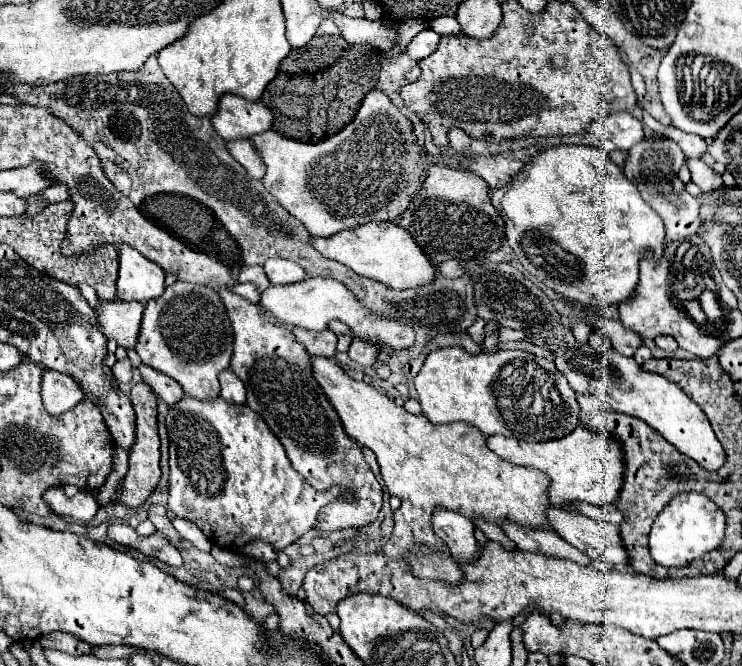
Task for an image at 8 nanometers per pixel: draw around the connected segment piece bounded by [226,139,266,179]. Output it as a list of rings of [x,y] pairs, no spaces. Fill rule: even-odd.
[[[248,139],[228,141],[226,147],[228,147],[230,155],[232,155],[242,167],[246,167],[246,171],[248,171],[248,175],[250,175],[252,179],[262,179],[262,177],[264,177],[264,171],[266,171],[266,169],[264,169],[264,165],[262,165],[262,161],[260,161],[254,145],[252,145]]]

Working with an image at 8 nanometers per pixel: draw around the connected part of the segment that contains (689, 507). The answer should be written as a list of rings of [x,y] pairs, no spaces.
[[[686,493],[672,499],[666,509],[656,517],[650,531],[650,555],[652,559],[670,569],[686,567],[690,561],[707,553],[716,551],[724,543],[726,517],[724,513],[704,495]]]

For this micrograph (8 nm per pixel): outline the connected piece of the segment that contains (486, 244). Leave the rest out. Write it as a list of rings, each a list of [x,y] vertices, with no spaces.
[[[430,165],[426,169],[420,191],[394,223],[410,231],[434,265],[448,259],[466,261],[486,257],[490,251],[496,251],[504,239],[504,221],[490,203],[486,181],[470,171],[444,165]]]

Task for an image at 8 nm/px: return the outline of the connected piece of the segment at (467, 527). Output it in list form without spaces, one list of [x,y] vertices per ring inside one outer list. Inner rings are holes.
[[[436,507],[432,511],[432,529],[434,533],[450,547],[456,559],[472,559],[476,555],[476,539],[474,539],[474,525],[468,517],[448,511],[446,507]]]

